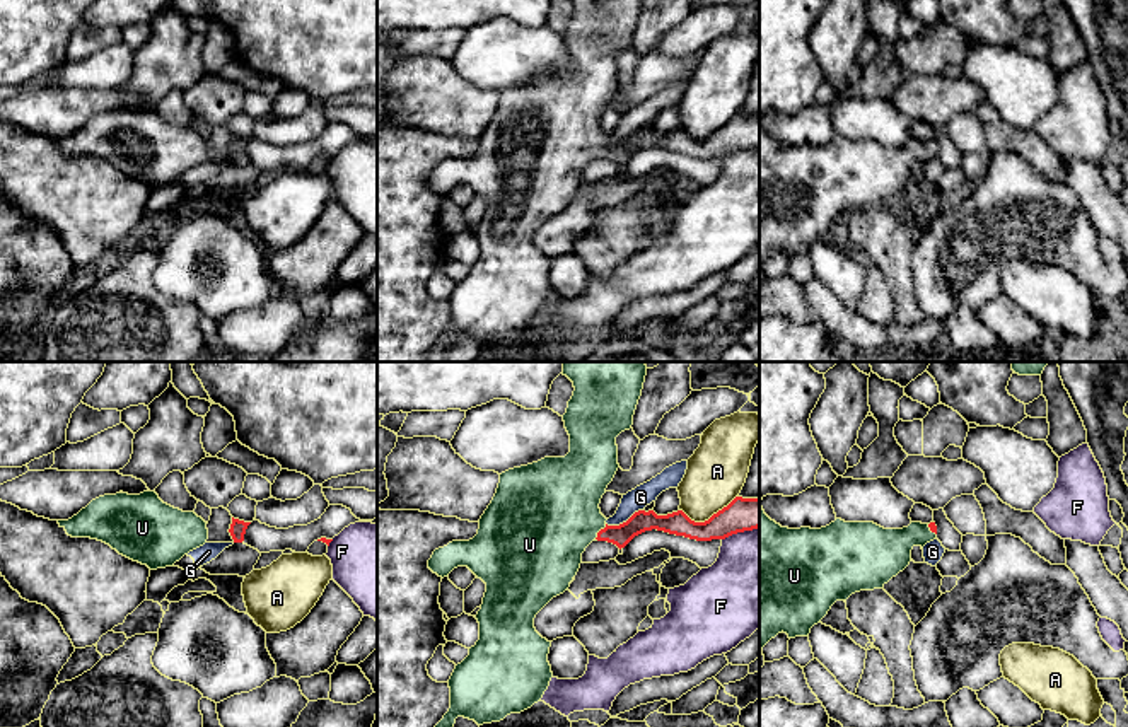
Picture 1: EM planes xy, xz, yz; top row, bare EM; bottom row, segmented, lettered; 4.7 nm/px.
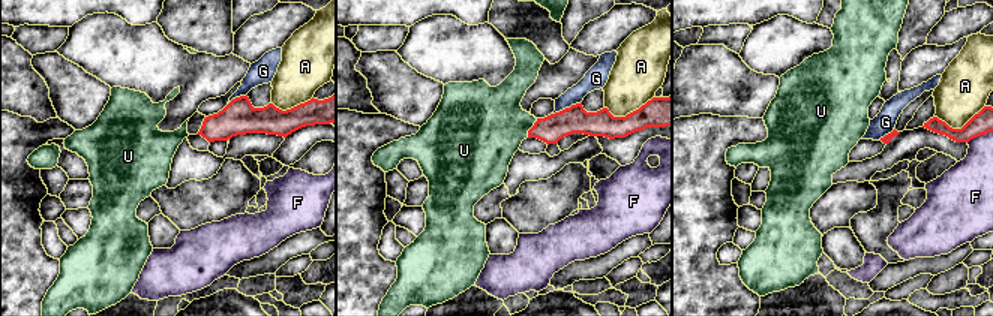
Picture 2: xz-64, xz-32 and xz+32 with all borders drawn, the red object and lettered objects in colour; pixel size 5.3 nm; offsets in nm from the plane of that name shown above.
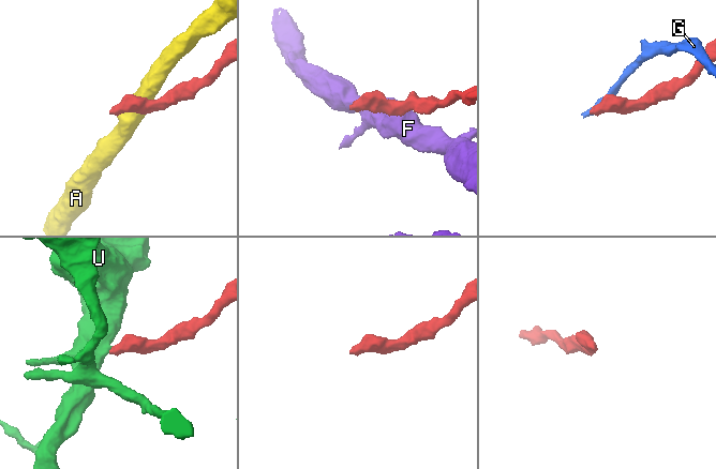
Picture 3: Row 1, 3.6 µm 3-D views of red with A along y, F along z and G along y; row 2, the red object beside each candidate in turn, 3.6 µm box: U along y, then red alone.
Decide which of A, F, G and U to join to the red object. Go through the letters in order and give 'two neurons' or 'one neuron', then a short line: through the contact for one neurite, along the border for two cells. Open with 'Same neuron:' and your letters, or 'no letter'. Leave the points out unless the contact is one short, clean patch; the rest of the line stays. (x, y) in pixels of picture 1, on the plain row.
Same neuron: U
A: two neurons | xz (738, 113), (703, 139), (691, 139), (680, 128)
F: two neurons | xz (758, 144), (732, 151), (722, 157)
G: two neurons | xz (642, 127), (618, 142), (606, 142)
U: one neuron | xz (640, 139), (627, 149), (599, 149), (591, 142), (550, 130)

